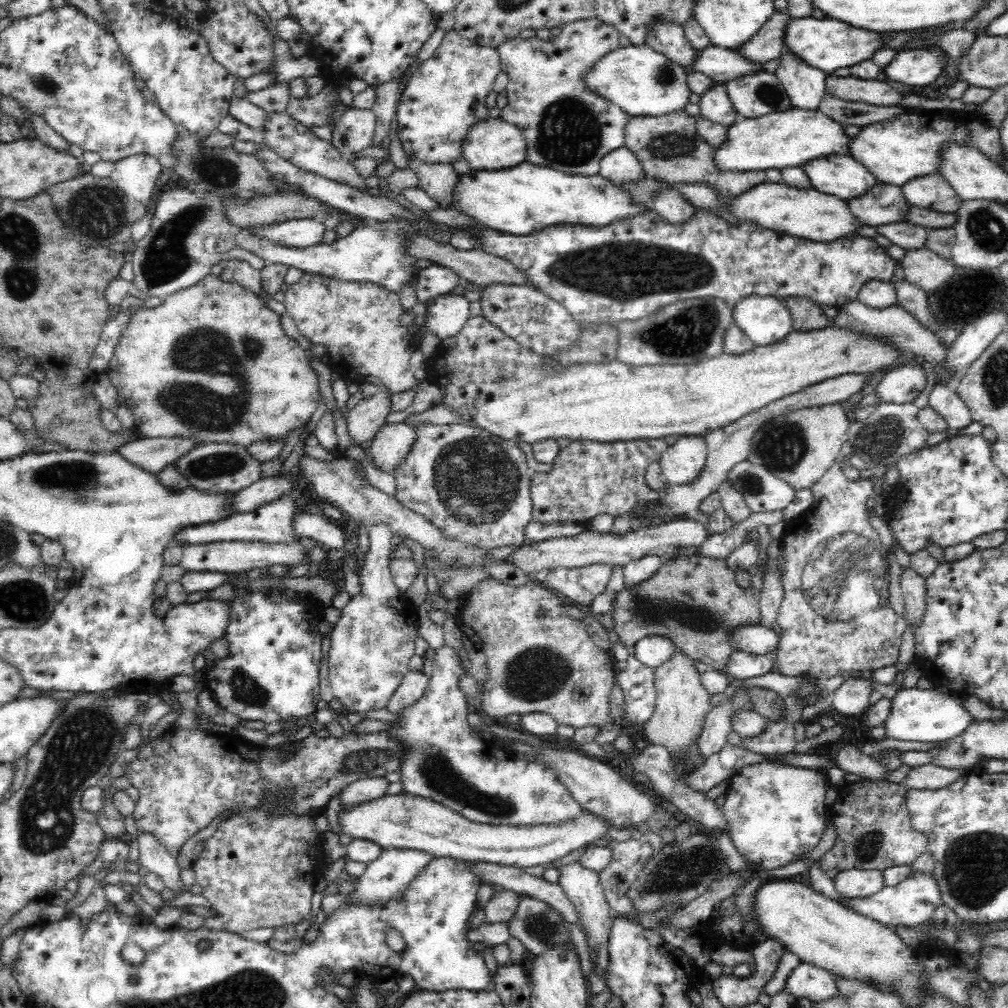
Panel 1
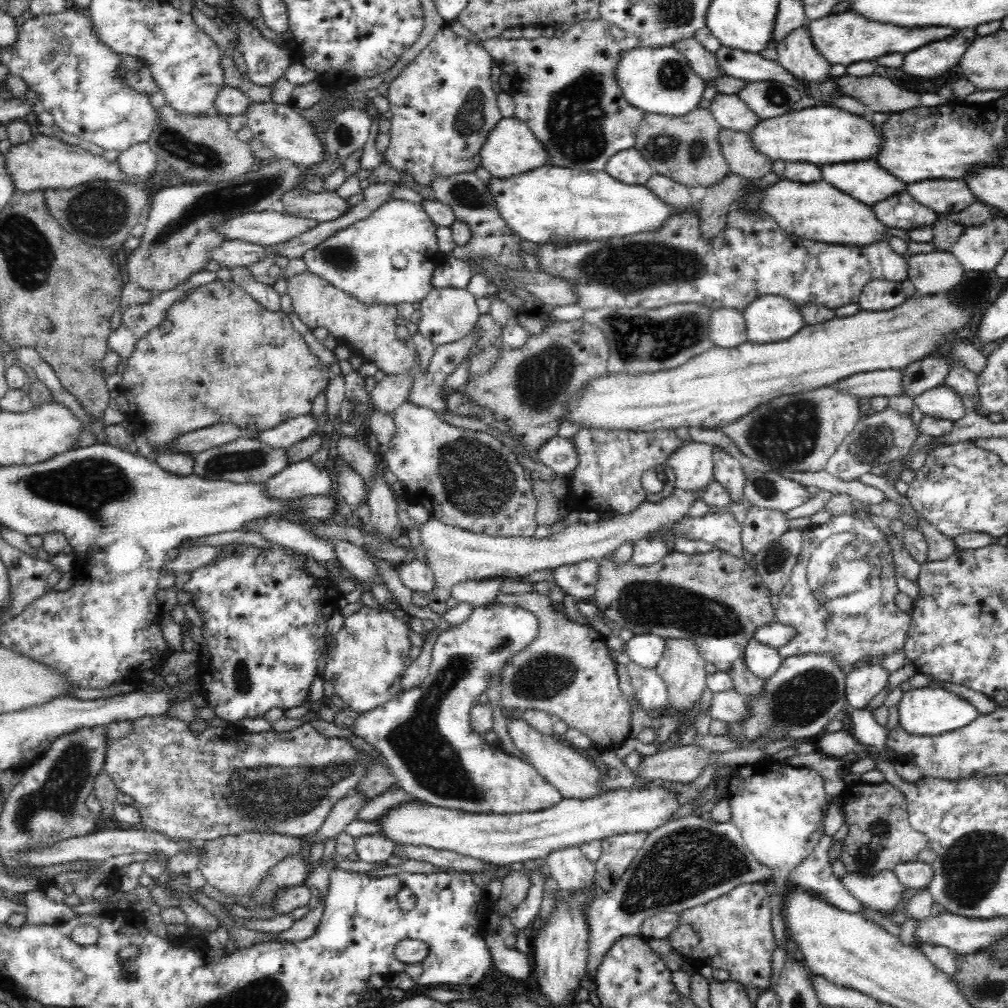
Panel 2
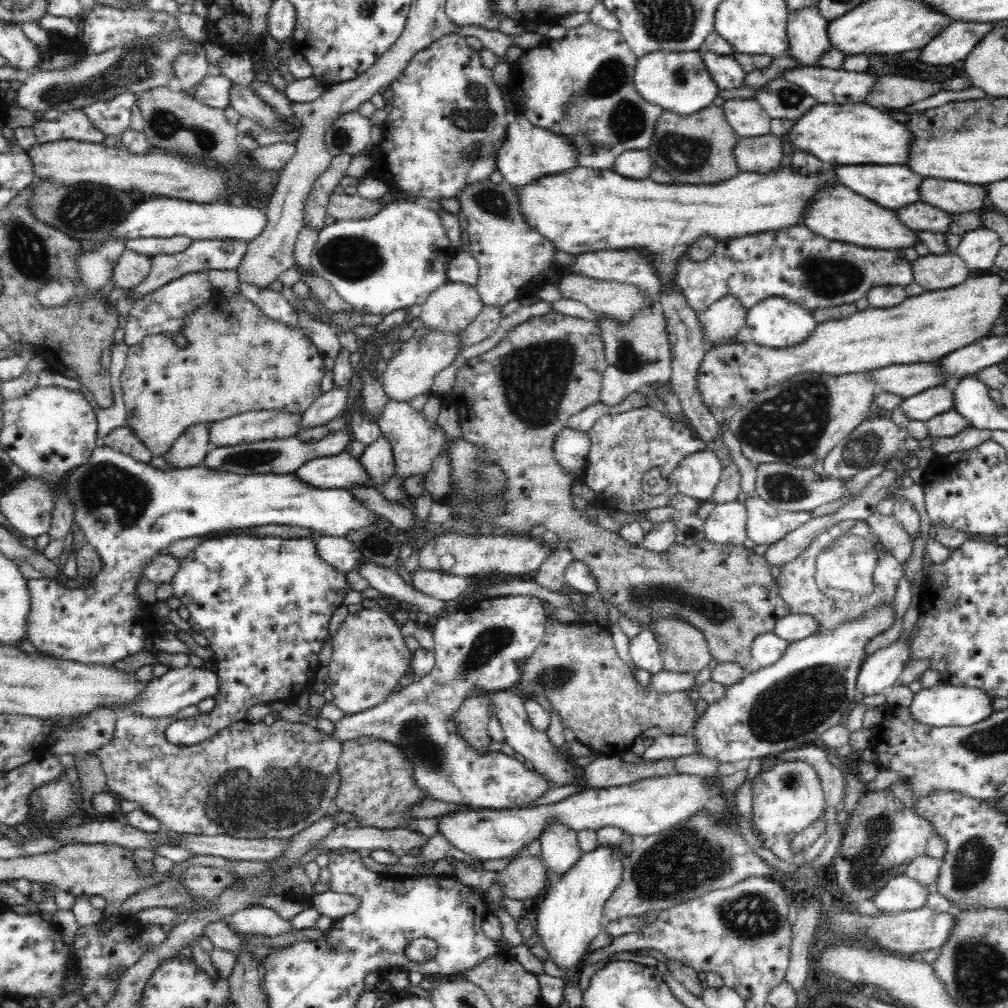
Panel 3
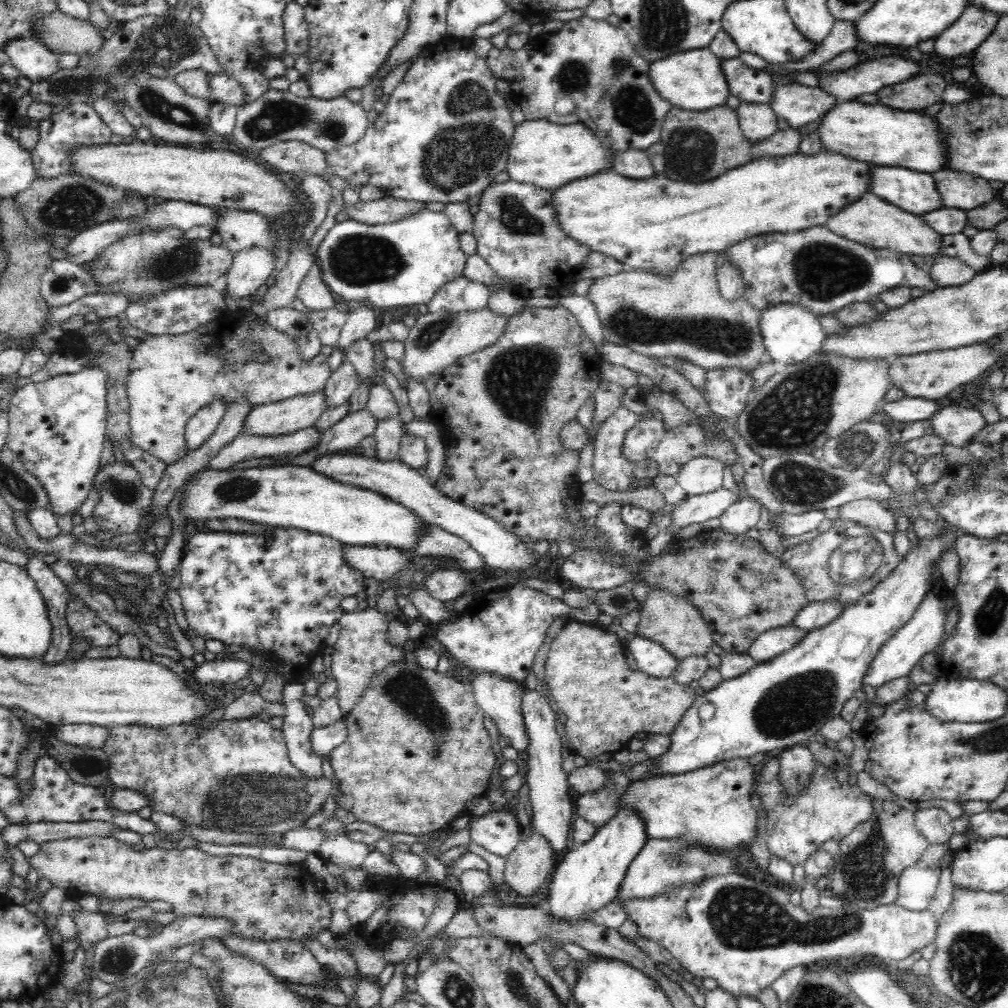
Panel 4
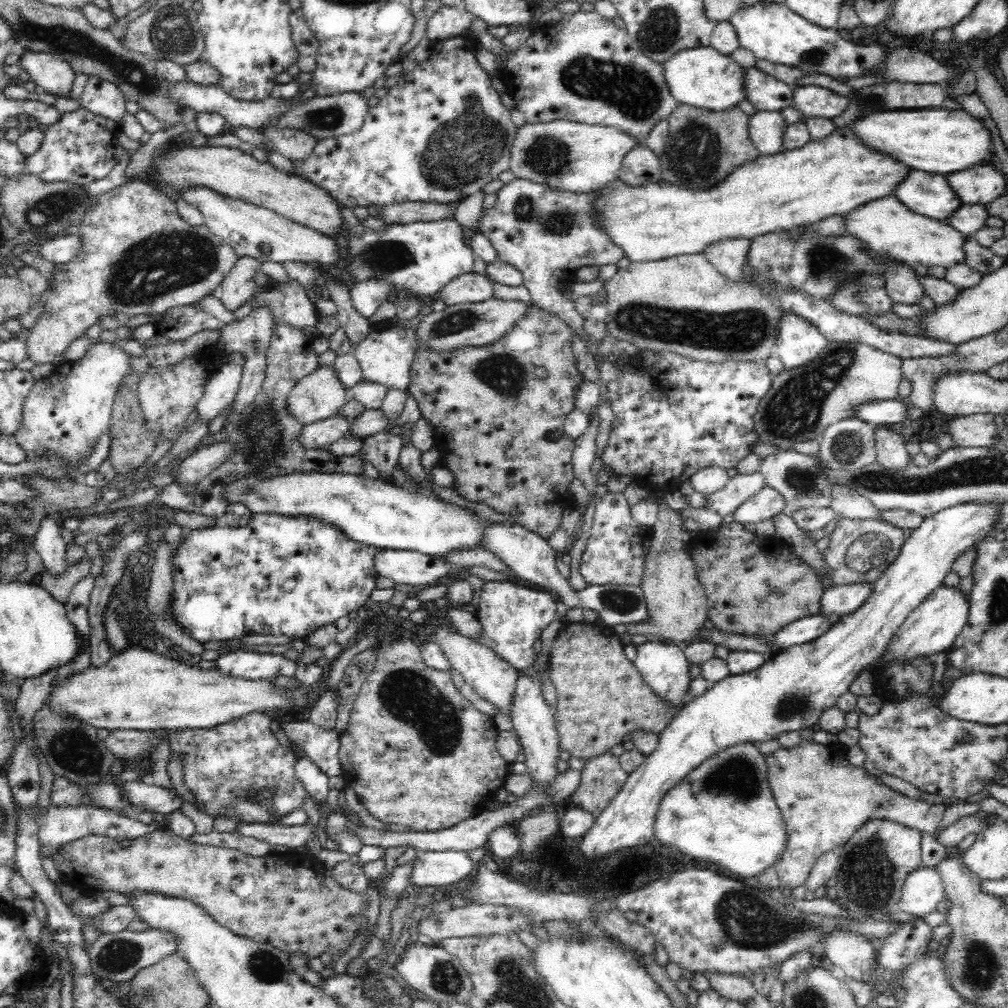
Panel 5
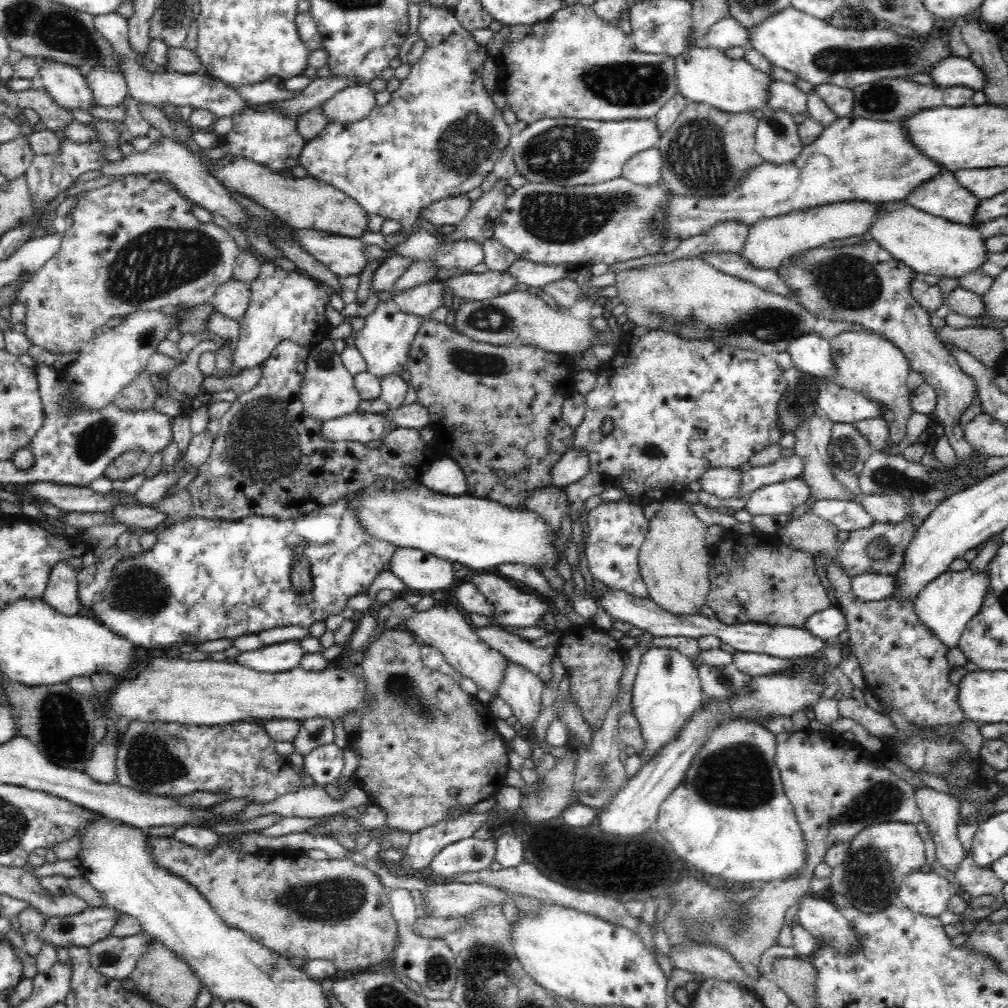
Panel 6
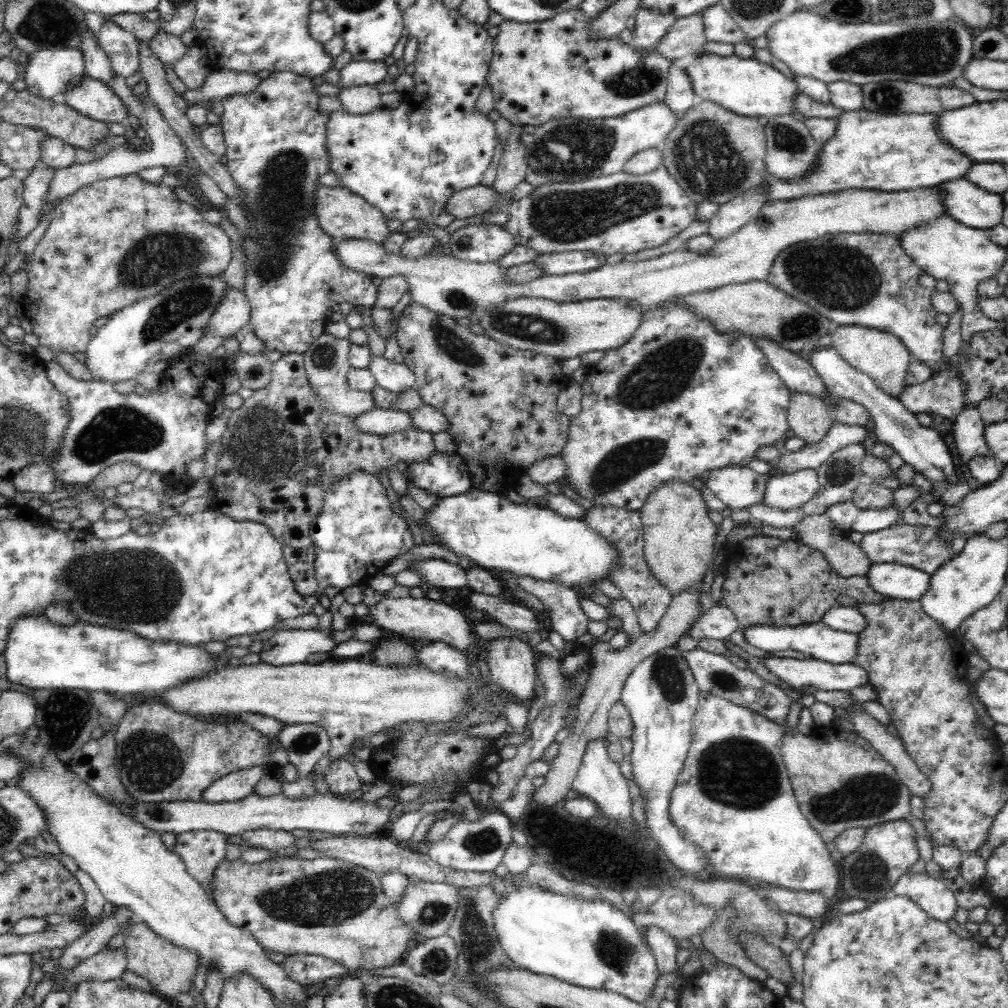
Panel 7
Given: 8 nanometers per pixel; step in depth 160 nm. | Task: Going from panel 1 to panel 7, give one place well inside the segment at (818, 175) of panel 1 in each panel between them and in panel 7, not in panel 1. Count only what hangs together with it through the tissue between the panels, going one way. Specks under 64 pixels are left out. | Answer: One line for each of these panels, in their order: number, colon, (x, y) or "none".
2: (864, 180)
3: (890, 186)
4: (913, 191)
5: (928, 194)
6: (942, 196)
7: (970, 205)

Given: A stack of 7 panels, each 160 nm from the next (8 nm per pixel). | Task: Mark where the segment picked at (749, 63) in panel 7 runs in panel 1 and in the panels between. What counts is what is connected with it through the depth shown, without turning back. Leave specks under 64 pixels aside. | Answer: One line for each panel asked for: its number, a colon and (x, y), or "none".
1: (642, 82)
2: (659, 80)
3: (678, 82)
4: (692, 80)
5: (703, 78)
6: (702, 75)

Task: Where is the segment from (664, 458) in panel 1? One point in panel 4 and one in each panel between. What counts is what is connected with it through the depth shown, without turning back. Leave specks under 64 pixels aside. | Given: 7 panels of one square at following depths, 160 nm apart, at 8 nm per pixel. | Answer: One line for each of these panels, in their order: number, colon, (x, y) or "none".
2: (691, 465)
3: (696, 475)
4: (702, 475)

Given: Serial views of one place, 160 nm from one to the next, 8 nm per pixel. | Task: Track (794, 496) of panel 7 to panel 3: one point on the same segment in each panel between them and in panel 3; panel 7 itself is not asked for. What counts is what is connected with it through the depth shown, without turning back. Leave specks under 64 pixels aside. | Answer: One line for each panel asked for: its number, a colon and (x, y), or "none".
3: (726, 524)
4: (740, 516)
5: (766, 503)
6: (781, 497)

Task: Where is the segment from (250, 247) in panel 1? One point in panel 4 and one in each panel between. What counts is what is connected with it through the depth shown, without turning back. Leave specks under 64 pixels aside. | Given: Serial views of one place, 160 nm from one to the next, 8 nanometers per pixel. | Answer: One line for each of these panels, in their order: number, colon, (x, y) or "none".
2: (359, 260)
3: (396, 259)
4: (388, 266)

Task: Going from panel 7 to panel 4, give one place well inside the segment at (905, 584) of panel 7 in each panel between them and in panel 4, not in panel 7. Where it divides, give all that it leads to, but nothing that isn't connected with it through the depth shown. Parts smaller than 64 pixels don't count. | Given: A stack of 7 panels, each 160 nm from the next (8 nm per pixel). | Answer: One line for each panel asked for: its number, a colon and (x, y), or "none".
4: (813, 616)
5: (841, 600)
6: (869, 587)

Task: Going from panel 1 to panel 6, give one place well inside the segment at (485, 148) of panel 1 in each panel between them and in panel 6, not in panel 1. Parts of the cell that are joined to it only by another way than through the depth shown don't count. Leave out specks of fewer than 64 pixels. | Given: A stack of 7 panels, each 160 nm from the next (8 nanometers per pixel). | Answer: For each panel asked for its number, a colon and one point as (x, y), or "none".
2: (511, 148)
3: (527, 153)
4: (541, 153)
5: (572, 156)
6: (568, 152)

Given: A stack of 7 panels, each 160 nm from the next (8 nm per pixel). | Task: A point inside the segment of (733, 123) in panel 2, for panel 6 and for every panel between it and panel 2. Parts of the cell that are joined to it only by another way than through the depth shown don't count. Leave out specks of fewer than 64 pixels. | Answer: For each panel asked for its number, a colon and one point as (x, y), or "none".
3: (748, 119)
4: (756, 121)
5: (765, 128)
6: (776, 141)

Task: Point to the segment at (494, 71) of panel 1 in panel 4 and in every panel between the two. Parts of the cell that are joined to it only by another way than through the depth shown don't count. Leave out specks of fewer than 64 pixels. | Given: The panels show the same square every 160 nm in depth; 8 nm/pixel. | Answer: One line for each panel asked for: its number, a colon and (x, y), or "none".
2: (443, 106)
3: (448, 117)
4: (444, 134)

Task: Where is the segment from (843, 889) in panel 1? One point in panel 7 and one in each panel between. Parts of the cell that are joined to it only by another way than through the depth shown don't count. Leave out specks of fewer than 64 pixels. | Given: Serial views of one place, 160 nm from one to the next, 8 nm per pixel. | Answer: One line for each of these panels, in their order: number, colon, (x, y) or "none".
2: (881, 891)
3: (900, 893)
4: (917, 885)
5: (923, 889)
6: (925, 892)
7: (931, 894)

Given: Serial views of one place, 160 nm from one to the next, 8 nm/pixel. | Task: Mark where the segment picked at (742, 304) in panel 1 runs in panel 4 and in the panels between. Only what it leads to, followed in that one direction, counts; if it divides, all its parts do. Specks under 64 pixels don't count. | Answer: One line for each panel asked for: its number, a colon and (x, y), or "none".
2: (769, 319)
3: (776, 322)
4: (791, 333)

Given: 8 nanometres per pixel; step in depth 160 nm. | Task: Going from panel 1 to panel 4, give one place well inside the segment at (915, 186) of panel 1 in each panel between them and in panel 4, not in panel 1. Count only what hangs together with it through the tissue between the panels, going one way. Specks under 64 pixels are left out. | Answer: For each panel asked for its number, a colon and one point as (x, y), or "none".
2: (945, 196)
3: (953, 197)
4: (962, 191)

